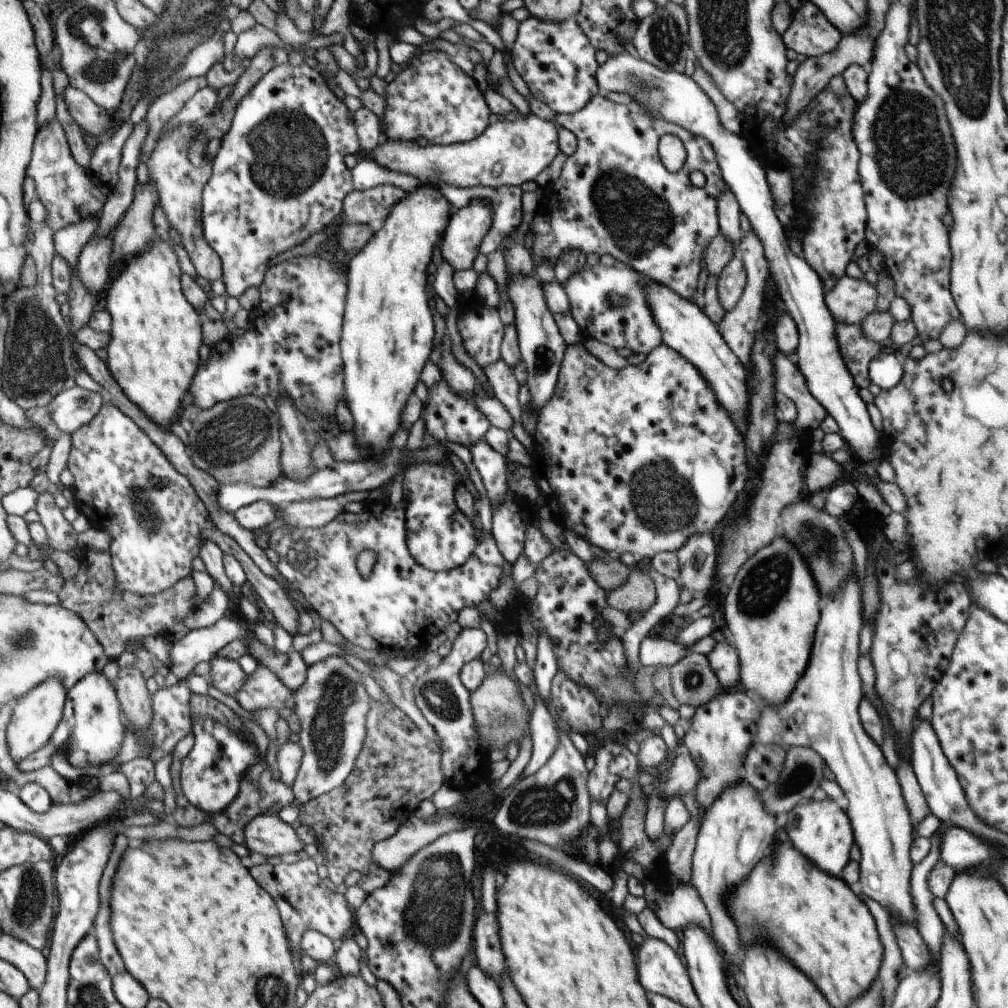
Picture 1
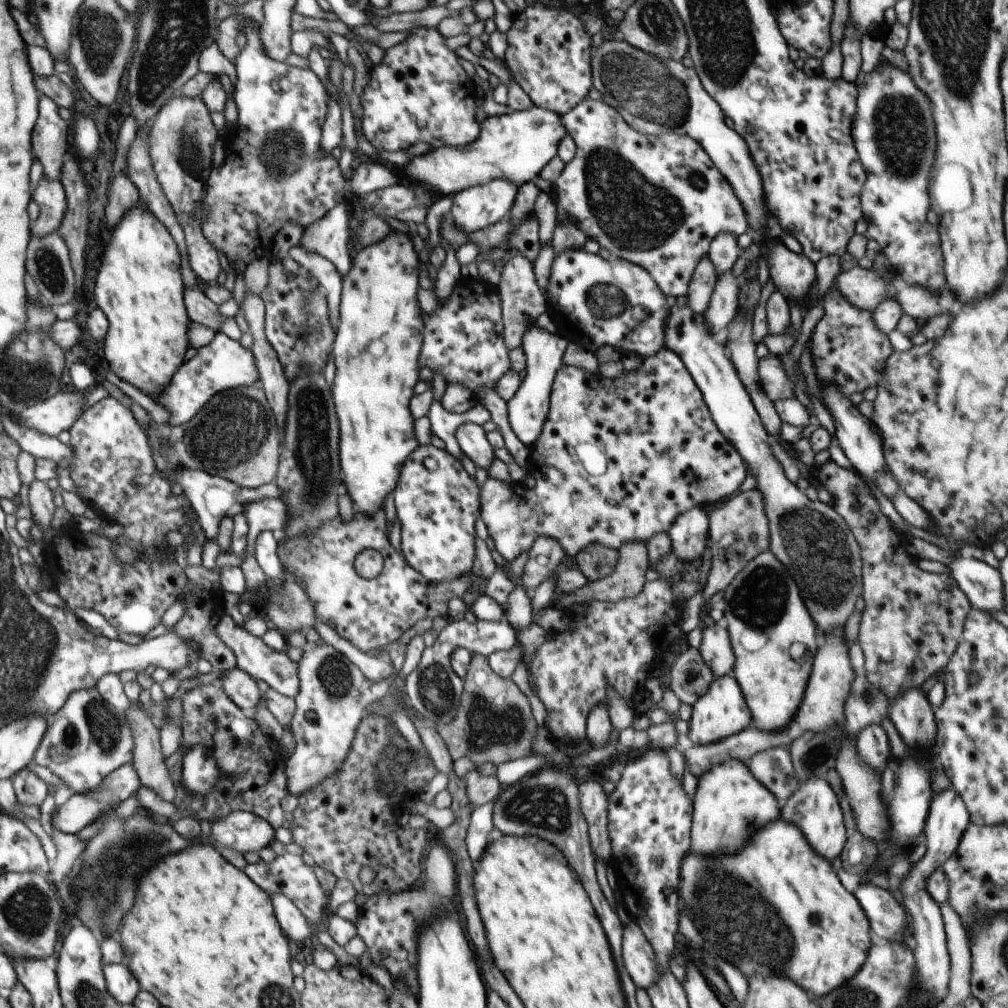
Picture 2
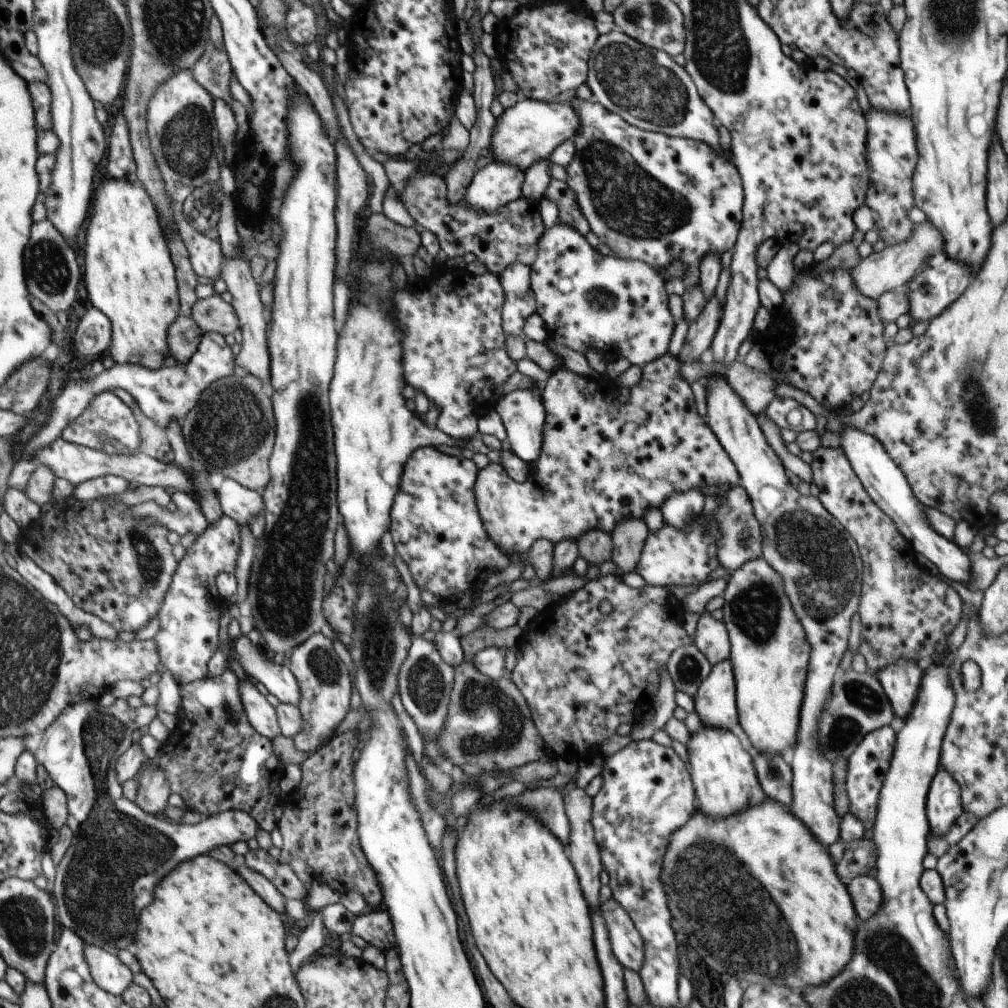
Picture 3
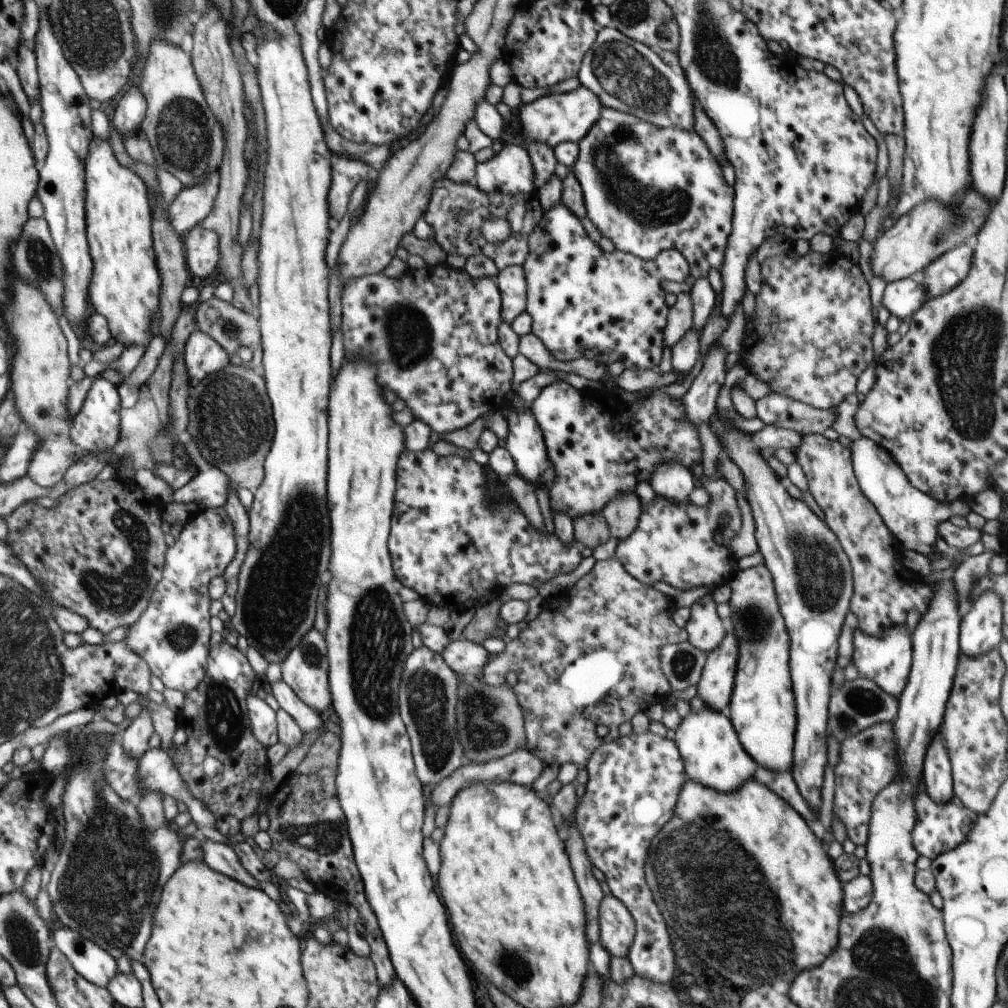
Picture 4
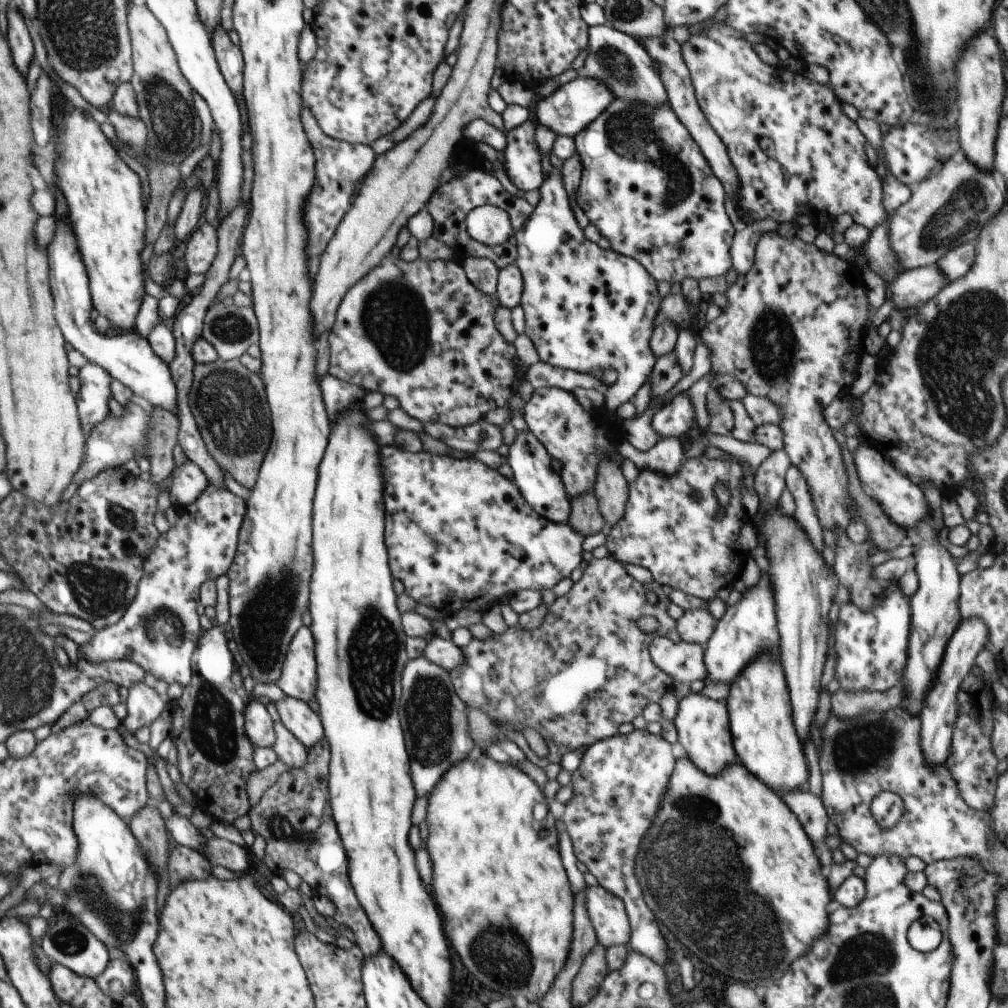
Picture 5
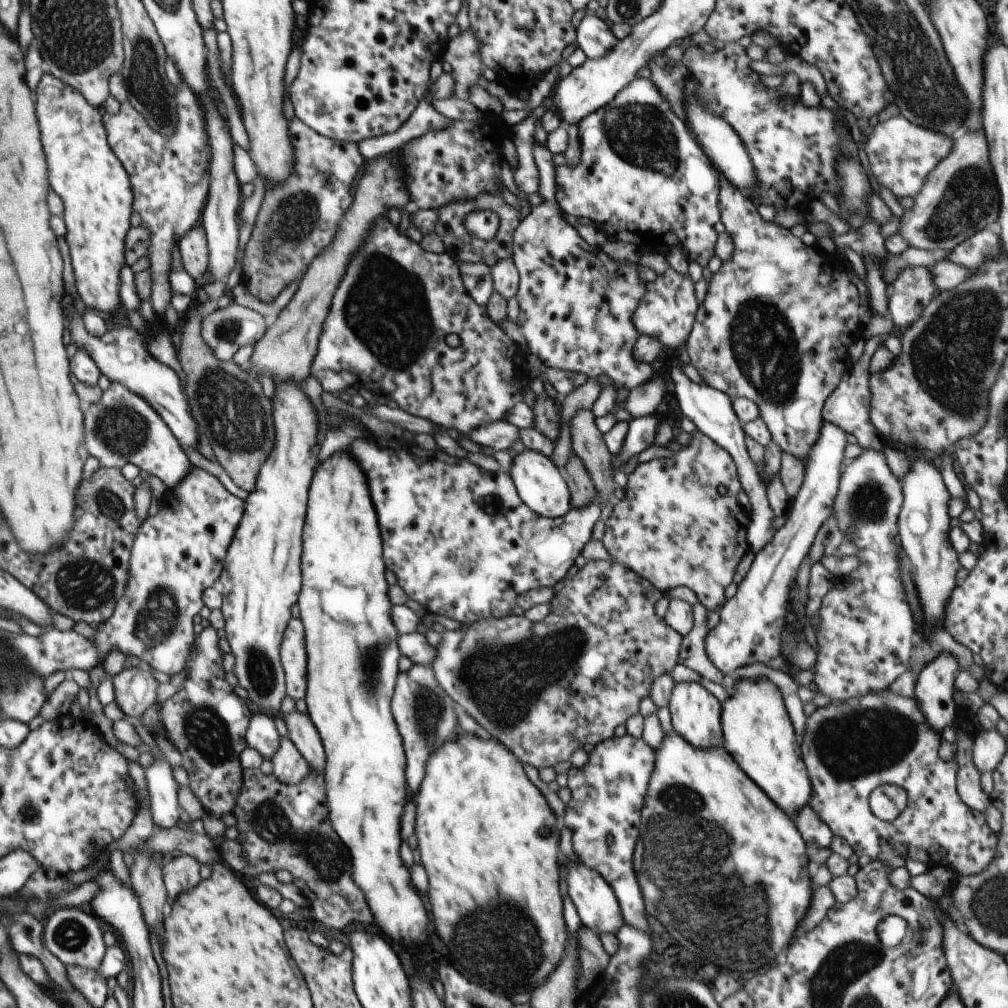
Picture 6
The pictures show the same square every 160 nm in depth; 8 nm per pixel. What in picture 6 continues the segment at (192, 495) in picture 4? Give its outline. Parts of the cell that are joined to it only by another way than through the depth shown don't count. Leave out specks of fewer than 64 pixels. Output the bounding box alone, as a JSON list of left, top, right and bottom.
[84,382,193,488]

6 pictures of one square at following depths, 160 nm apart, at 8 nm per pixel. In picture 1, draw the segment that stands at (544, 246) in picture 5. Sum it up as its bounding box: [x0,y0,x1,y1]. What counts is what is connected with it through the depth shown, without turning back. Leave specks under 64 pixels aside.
[564,261,663,355]

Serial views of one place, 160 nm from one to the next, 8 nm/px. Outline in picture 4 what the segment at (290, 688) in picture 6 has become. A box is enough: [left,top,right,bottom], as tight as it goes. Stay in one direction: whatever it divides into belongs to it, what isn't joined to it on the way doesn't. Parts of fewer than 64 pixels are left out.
[281,629,331,714]

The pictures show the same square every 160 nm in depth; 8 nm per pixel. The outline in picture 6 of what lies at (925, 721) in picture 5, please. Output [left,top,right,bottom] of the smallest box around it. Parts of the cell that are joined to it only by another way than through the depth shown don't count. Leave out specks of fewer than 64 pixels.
[914,653,960,733]

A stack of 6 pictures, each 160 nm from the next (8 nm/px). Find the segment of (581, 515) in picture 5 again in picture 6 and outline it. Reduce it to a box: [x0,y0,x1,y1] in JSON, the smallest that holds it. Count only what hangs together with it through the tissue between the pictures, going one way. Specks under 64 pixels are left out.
[562,453,597,508]

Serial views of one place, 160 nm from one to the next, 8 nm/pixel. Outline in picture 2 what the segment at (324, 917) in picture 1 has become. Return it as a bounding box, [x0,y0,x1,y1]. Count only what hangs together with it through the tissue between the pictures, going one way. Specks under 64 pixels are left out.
[243,852,332,926]

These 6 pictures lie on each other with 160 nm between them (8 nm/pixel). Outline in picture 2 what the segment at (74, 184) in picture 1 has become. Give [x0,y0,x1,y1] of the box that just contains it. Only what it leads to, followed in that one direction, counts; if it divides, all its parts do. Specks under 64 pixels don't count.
[32,95,68,183]

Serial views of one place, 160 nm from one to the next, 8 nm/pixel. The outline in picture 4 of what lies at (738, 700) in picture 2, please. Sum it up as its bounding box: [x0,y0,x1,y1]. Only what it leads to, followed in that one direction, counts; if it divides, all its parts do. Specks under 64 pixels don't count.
[697,627,739,716]

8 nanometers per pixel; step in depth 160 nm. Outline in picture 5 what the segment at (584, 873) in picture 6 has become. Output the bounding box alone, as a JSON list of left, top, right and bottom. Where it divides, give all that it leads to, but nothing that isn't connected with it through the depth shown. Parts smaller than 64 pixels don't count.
[586,885,631,948]

